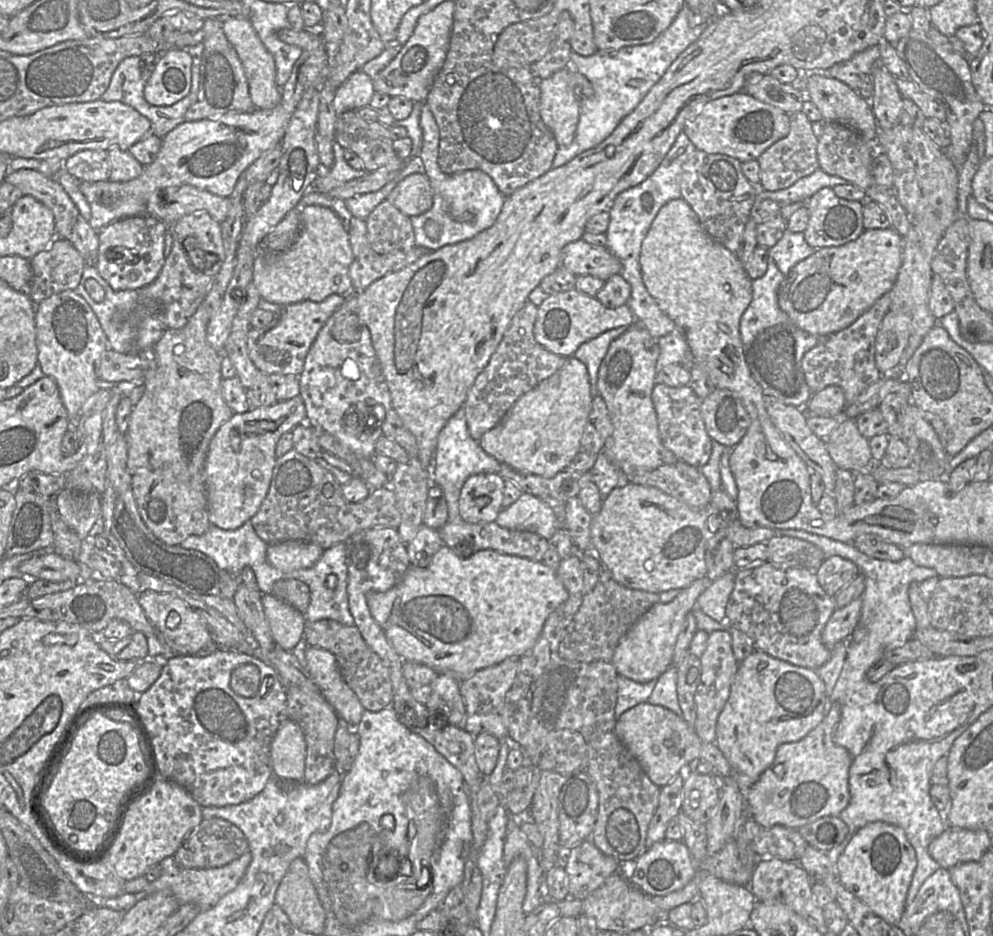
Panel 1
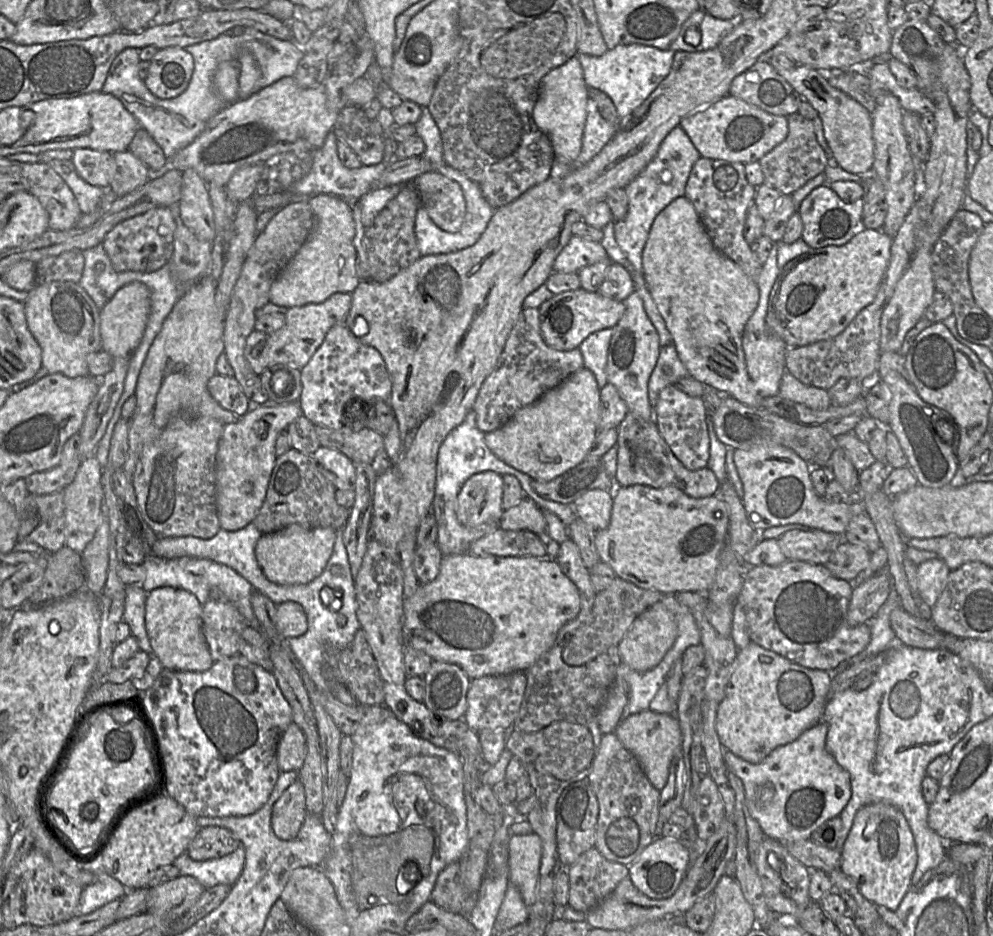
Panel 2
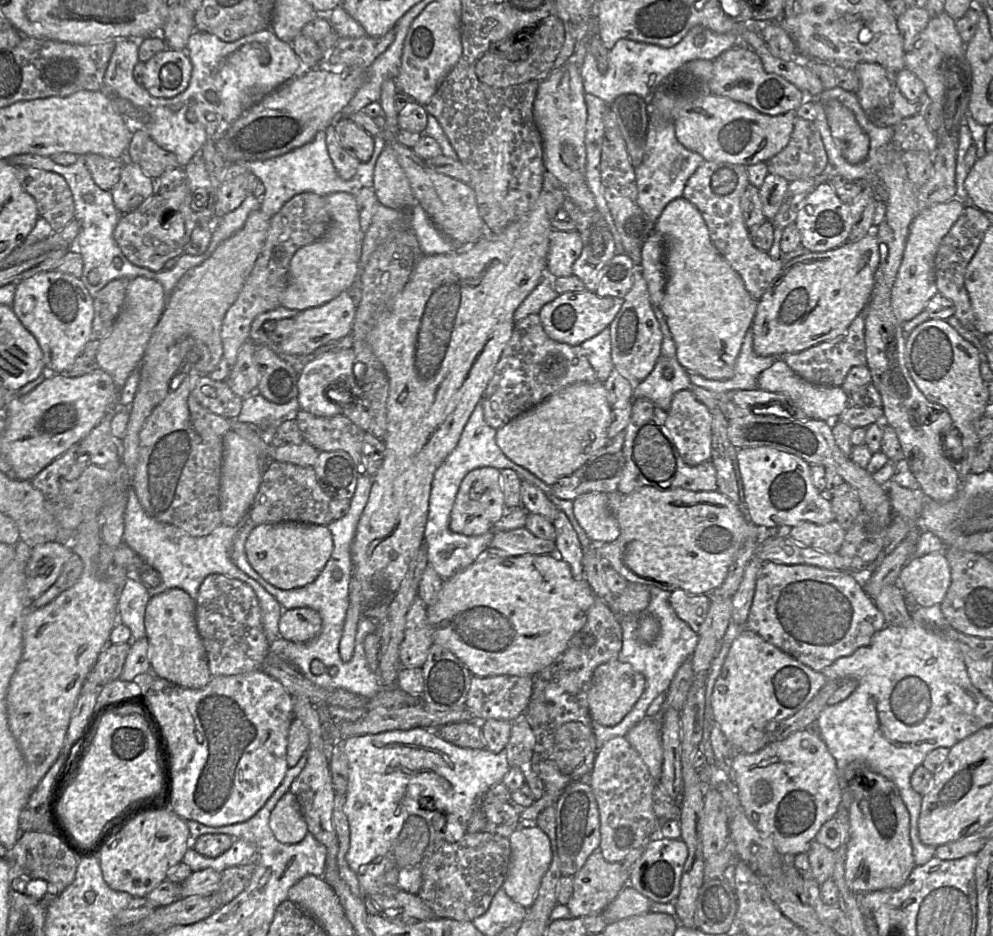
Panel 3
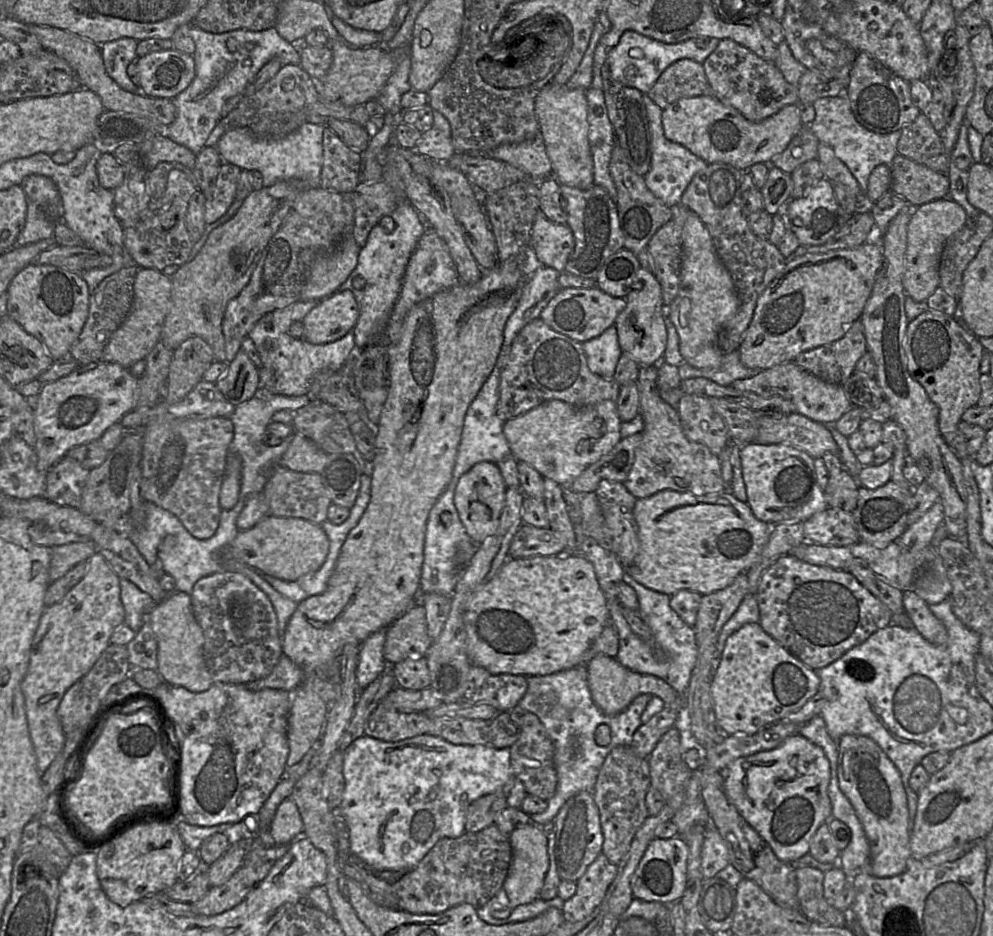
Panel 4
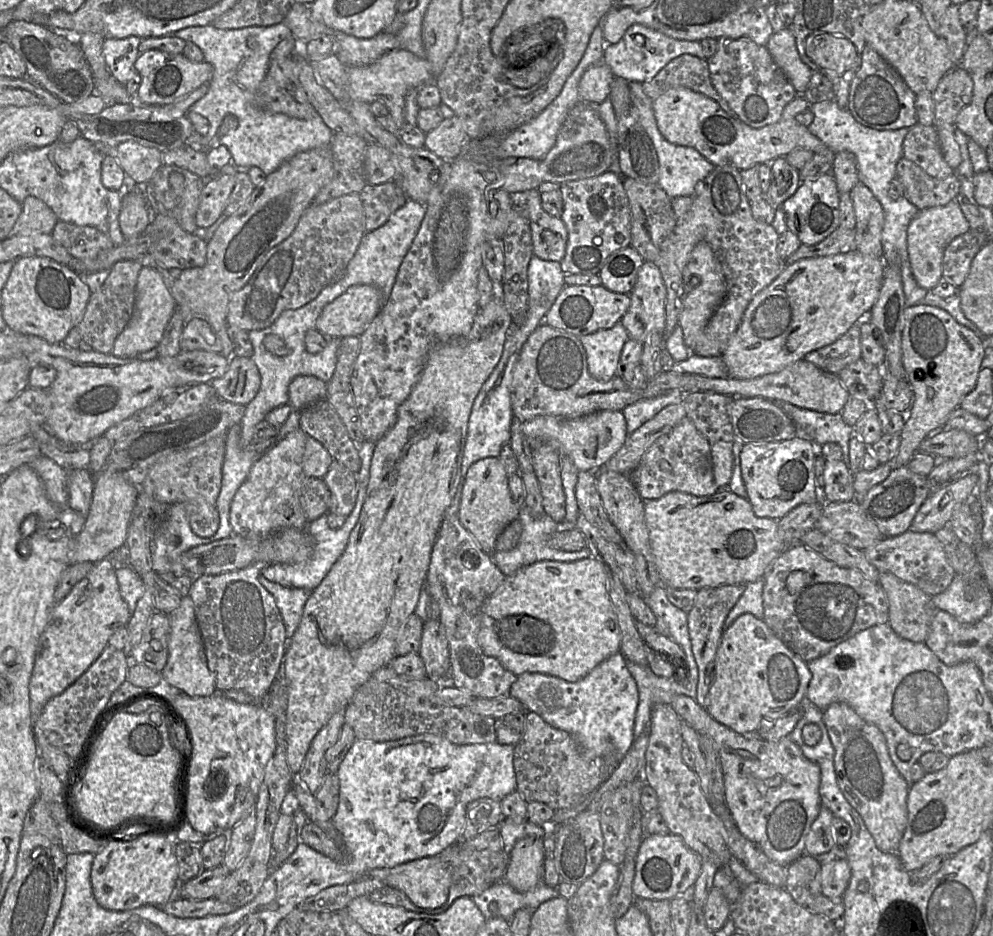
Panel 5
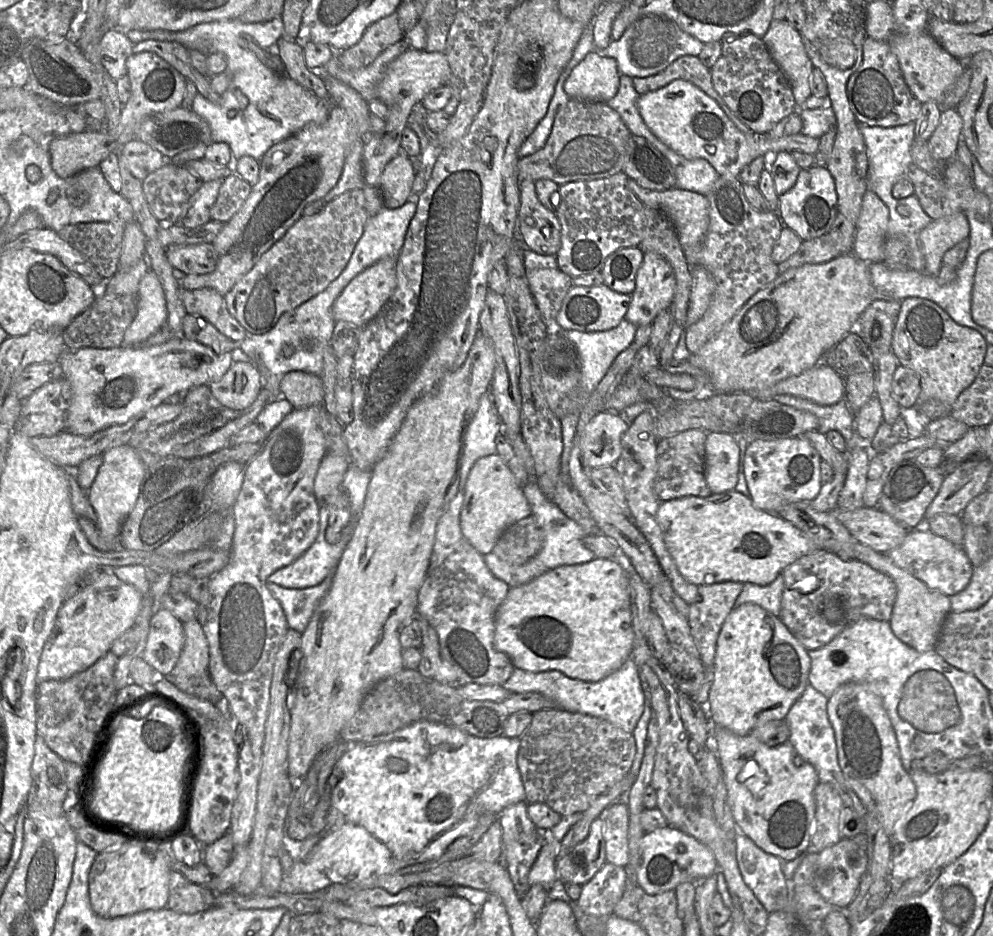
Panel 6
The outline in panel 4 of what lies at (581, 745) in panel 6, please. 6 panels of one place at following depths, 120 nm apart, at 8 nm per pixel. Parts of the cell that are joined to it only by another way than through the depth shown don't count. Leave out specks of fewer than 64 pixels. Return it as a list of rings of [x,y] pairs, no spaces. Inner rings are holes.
[[[527,711],[518,717],[519,738],[510,747],[512,776],[521,780],[528,794],[548,801],[556,792],[558,776],[554,763],[554,744],[539,718]]]

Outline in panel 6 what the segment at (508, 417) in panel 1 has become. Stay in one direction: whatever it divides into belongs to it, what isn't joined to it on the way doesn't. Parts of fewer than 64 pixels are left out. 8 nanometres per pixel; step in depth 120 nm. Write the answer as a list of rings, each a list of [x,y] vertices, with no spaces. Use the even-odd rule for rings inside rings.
[[[603,411],[594,416],[578,434],[578,444],[586,464],[590,468],[614,466],[629,425],[621,413]]]

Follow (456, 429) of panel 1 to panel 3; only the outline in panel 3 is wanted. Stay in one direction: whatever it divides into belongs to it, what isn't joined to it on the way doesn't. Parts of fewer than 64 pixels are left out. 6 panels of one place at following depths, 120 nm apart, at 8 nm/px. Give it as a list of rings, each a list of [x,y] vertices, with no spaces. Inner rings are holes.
[[[479,401],[463,429],[457,446],[434,473],[429,499],[428,518],[424,531],[424,545],[427,550],[428,564],[434,568],[443,580],[452,577],[455,573],[484,556],[489,542],[495,535],[492,529],[478,536],[466,536],[453,532],[450,528],[451,511],[462,480],[470,471],[481,467],[514,470],[521,481],[530,482],[541,489],[557,509],[566,514],[583,548],[593,544],[574,515],[574,500],[563,500],[556,497],[552,493],[551,487],[527,469],[511,461],[497,445],[496,432],[497,429],[492,428],[485,421],[483,407]]]

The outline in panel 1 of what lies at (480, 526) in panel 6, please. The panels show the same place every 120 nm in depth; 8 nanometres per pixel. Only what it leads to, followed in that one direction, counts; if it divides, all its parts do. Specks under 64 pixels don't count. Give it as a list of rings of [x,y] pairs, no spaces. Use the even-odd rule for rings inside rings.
[[[498,473],[470,476],[459,498],[459,513],[464,522],[493,522],[502,510],[505,479]]]

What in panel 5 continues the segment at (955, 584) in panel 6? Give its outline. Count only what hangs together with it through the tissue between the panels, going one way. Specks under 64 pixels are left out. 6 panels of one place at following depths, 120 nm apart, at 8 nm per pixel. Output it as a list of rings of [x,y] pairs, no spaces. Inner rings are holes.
[[[909,529],[894,537],[884,537],[863,551],[867,560],[879,572],[890,572],[902,581],[917,586],[931,597],[945,591],[956,575],[942,544],[933,533],[919,533]]]

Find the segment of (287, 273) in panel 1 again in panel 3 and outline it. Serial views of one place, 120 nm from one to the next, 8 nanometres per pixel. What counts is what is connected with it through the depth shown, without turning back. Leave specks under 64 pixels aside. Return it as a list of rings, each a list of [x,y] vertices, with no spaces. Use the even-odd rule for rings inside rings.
[[[336,192],[325,198],[330,225],[320,239],[294,253],[289,265],[287,287],[281,297],[281,306],[298,312],[321,306],[341,292],[348,291],[358,281],[361,271],[359,248],[364,233],[360,228],[355,197],[346,192]]]

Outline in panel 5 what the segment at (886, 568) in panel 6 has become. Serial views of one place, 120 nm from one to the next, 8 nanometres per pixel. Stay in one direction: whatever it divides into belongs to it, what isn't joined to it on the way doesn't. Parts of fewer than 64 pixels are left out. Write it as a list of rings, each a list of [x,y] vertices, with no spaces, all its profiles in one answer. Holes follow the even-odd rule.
[[[880,572],[879,583],[888,600],[888,624],[901,638],[925,643],[931,621],[938,610],[932,597],[890,572]]]

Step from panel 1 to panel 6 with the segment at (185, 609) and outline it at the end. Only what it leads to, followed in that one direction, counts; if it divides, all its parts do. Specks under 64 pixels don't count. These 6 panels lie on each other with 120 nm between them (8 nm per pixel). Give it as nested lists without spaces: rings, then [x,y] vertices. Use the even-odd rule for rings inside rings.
[[[196,619],[183,622],[184,645],[170,675],[192,677],[208,672],[209,644],[200,623]]]

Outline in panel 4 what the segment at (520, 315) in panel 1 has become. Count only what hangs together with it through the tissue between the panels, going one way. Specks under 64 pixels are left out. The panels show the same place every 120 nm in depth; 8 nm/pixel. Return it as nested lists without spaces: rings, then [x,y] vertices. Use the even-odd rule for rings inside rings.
[[[538,318],[528,323],[512,343],[500,375],[497,416],[506,422],[551,399],[575,406],[594,405],[604,400],[615,402],[620,387],[614,379],[604,379],[590,371],[582,343],[554,331]]]

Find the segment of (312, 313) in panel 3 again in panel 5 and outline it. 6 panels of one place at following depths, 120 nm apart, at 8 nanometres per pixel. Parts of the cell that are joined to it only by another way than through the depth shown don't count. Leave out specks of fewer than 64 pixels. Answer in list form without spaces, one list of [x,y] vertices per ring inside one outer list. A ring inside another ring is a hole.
[[[353,285],[323,308],[315,329],[328,338],[360,336],[384,300],[375,286]]]

